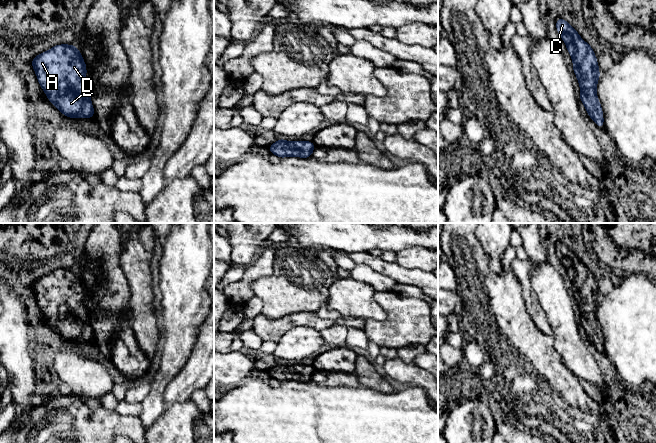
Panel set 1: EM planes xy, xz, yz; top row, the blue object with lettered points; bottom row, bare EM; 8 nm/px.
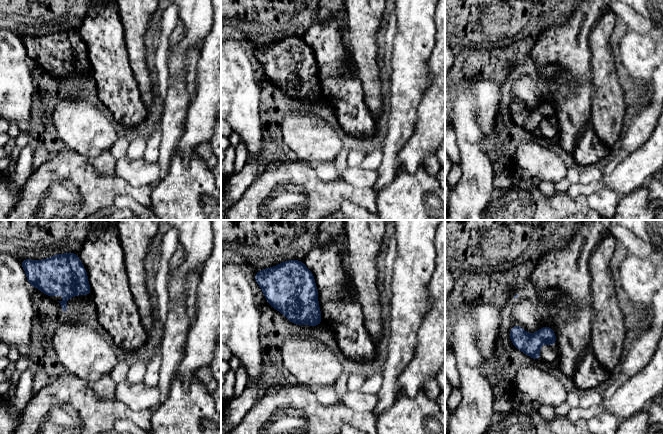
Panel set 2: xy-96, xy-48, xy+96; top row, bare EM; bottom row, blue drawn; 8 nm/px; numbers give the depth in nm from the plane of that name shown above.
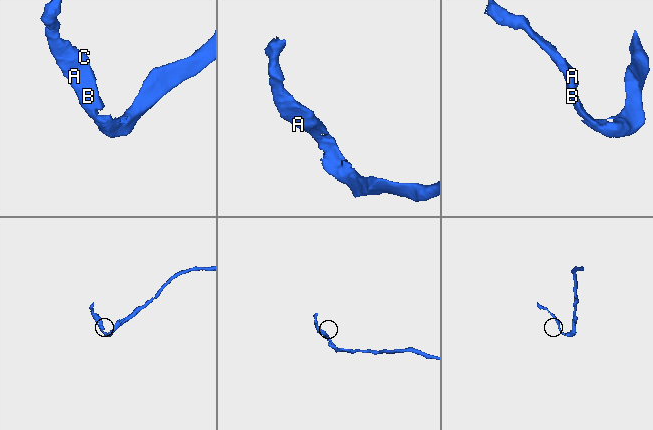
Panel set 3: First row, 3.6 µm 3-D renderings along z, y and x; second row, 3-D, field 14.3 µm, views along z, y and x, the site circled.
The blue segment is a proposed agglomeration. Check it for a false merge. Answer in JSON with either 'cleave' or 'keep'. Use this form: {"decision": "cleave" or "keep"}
{"decision": "keep"}

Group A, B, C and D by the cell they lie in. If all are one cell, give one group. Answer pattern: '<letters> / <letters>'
A B C D

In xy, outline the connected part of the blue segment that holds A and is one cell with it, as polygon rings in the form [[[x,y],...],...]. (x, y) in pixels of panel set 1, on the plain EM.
[[[54,269],[33,281],[31,288],[45,319],[63,340],[95,341],[86,307],[86,287],[76,269]]]

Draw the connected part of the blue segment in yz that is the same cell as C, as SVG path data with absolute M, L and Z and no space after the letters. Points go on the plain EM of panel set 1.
M559 240L556 243L556 254L573 284L573 295L581 313L579 323L588 340L600 353L604 353L603 335L596 318L601 298L593 272L580 261L573 250Z

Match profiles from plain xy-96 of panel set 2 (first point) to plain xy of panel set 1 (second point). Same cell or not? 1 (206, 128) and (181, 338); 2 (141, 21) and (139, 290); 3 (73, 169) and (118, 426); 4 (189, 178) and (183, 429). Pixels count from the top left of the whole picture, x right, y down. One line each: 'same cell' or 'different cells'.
1: different cells
2: same cell
3: same cell
4: same cell

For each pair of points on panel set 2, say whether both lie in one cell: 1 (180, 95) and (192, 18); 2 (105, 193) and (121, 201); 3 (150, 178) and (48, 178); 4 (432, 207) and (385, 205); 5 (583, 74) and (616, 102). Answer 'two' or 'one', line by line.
1: one
2: two
3: two
4: one
5: two

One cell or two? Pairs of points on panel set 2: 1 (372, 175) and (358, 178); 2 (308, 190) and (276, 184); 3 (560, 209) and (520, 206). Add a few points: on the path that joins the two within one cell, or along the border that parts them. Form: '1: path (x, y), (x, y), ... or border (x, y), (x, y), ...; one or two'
1: path (369, 177), (361, 178); one
2: path (300, 190), (284, 190); one
3: path (550, 209), (530, 209); one

